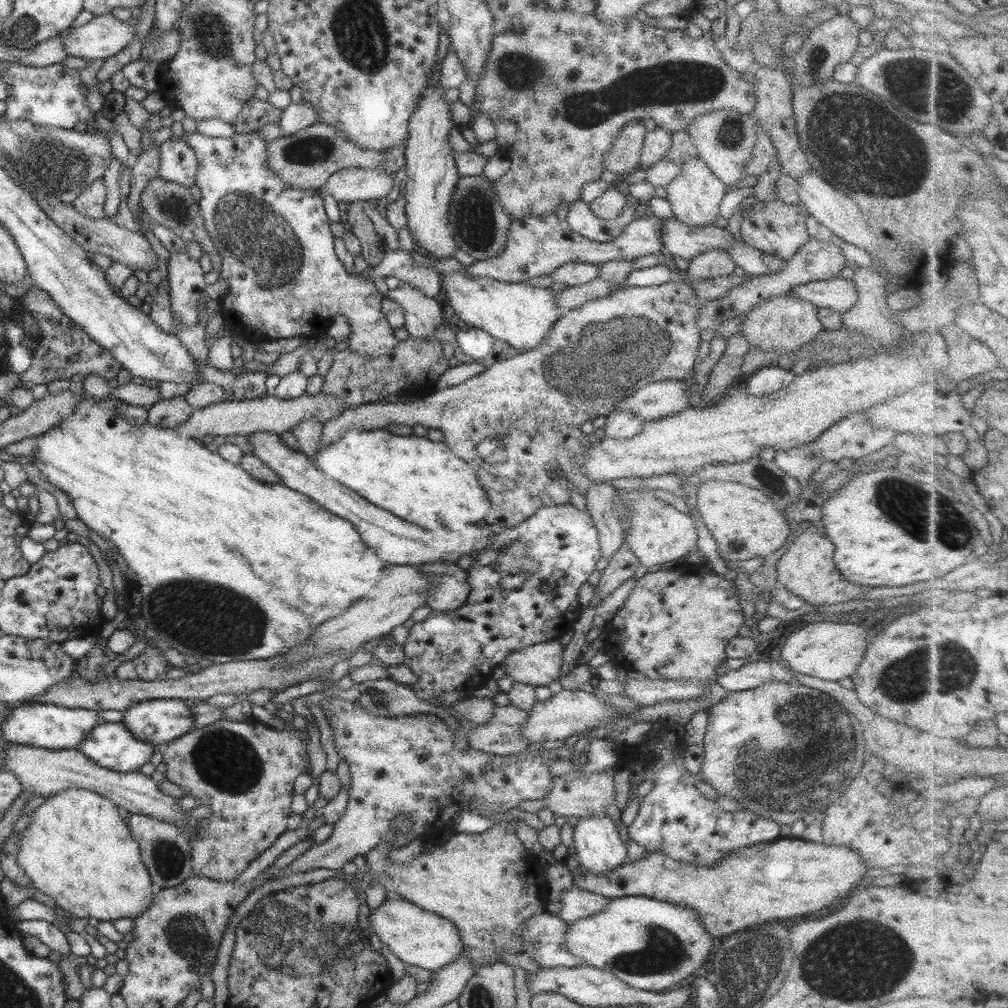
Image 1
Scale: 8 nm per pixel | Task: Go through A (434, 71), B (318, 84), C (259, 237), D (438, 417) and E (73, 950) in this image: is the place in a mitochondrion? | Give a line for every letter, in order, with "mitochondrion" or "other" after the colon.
A: other
B: other
C: mitochondrion
D: other
E: other

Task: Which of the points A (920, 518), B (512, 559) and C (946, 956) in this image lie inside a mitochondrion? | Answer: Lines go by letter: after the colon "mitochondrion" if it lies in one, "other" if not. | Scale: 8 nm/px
A: mitochondrion
B: mitochondrion
C: other

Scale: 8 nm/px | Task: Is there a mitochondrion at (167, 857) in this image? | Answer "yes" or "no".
yes

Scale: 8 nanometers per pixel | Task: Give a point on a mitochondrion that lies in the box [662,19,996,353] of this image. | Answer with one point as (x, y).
(855, 139)

